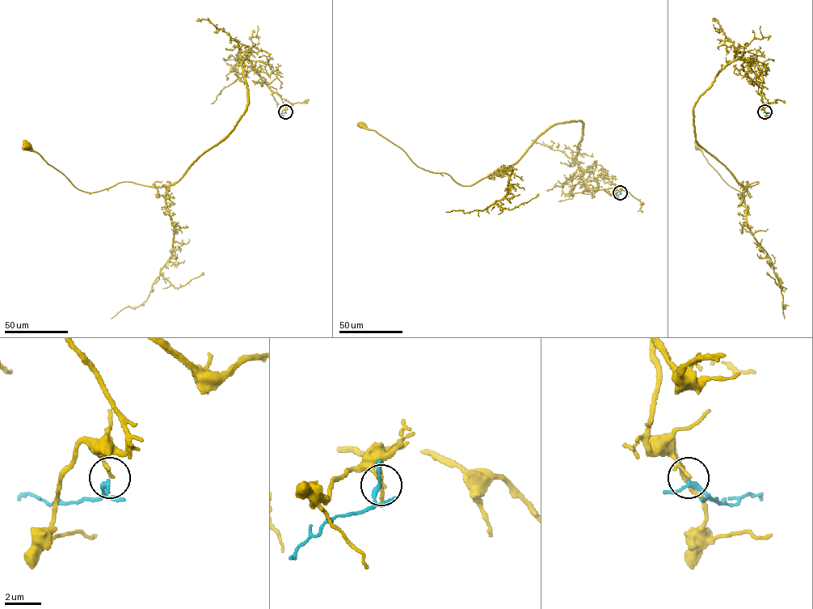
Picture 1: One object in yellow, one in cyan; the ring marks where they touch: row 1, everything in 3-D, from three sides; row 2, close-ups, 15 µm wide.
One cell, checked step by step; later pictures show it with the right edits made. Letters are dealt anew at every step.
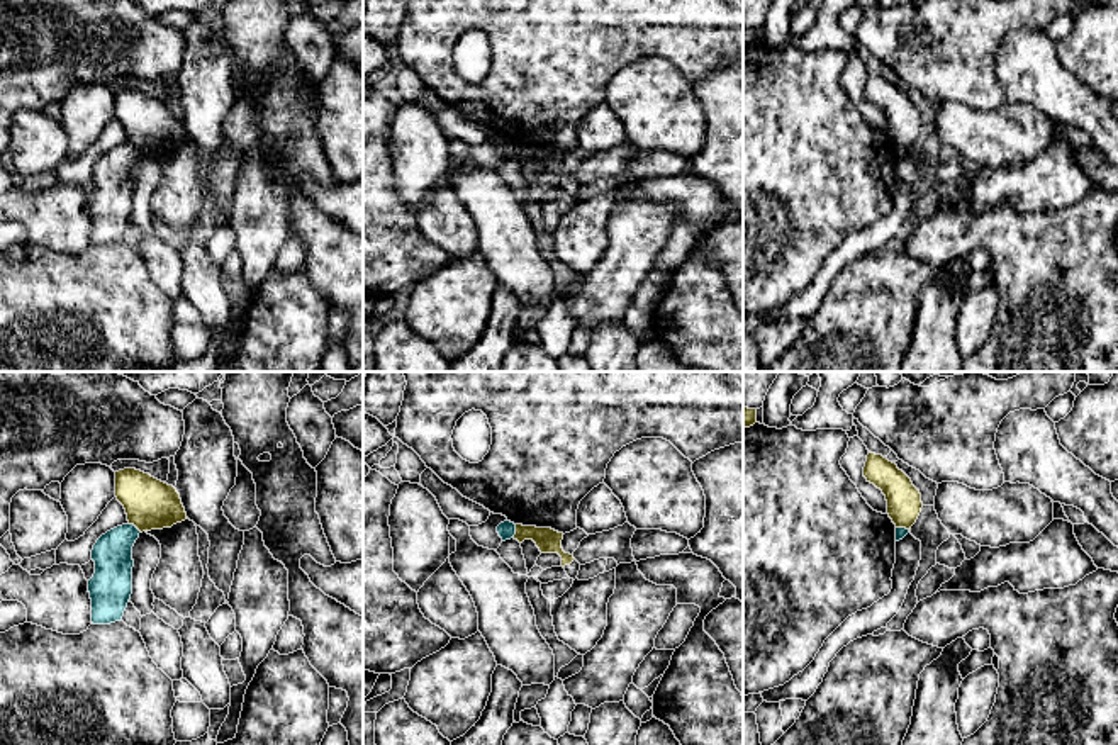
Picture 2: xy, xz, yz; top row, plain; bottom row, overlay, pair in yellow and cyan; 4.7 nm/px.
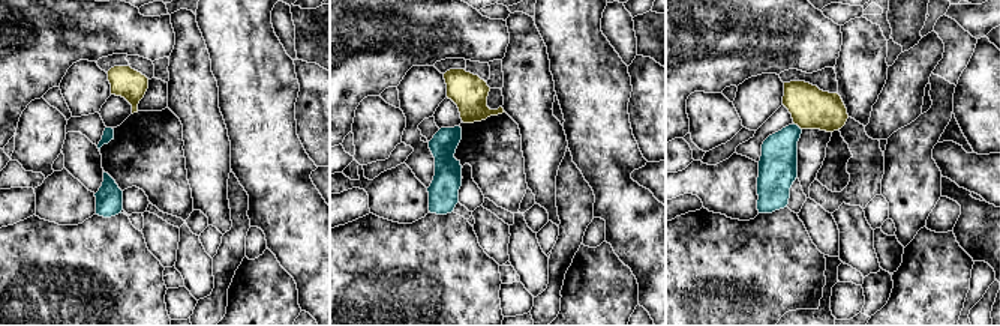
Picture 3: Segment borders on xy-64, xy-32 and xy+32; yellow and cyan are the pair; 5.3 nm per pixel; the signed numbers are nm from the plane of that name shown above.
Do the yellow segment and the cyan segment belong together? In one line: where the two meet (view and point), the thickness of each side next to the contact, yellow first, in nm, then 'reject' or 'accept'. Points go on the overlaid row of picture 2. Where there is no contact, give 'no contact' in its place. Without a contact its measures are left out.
xy (134, 525) | 240/190 nm | reject

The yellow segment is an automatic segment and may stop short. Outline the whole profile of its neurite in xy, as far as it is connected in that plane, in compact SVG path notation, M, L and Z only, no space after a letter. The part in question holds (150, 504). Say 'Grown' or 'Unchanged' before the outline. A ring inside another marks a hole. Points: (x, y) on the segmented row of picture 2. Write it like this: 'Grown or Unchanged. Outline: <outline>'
Unchanged. Outline: M136 468L115 472L115 497L124 506L129 524L141 533L171 528L187 519L176 489Z

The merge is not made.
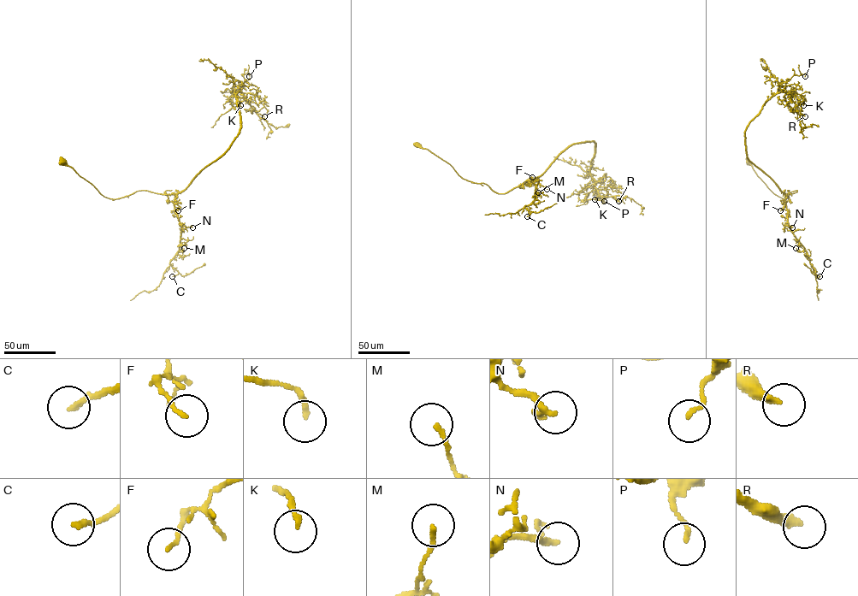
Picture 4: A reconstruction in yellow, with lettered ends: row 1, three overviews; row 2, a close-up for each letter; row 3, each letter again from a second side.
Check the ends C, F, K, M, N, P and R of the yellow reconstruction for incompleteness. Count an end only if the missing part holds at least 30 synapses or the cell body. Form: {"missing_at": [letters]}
{"missing_at": ["R"]}

